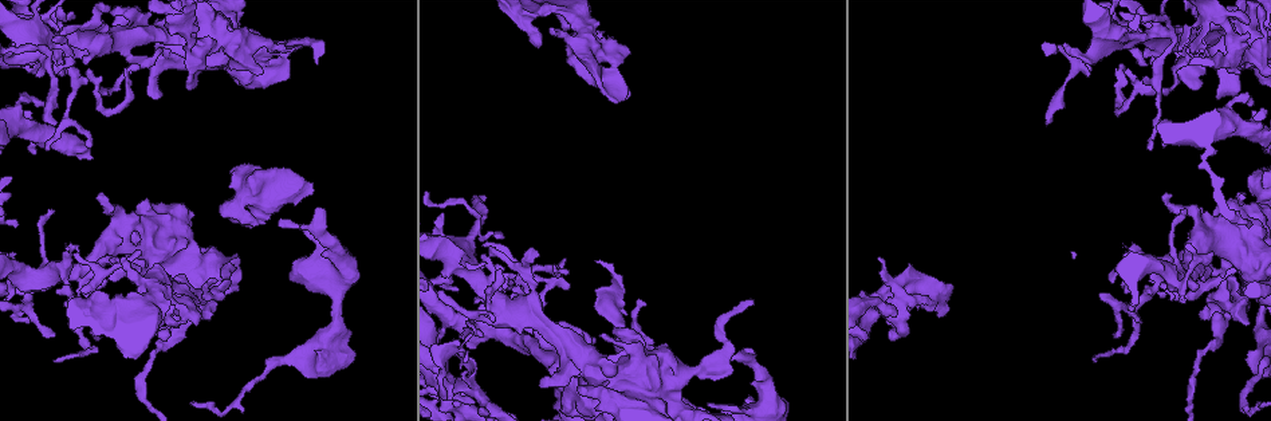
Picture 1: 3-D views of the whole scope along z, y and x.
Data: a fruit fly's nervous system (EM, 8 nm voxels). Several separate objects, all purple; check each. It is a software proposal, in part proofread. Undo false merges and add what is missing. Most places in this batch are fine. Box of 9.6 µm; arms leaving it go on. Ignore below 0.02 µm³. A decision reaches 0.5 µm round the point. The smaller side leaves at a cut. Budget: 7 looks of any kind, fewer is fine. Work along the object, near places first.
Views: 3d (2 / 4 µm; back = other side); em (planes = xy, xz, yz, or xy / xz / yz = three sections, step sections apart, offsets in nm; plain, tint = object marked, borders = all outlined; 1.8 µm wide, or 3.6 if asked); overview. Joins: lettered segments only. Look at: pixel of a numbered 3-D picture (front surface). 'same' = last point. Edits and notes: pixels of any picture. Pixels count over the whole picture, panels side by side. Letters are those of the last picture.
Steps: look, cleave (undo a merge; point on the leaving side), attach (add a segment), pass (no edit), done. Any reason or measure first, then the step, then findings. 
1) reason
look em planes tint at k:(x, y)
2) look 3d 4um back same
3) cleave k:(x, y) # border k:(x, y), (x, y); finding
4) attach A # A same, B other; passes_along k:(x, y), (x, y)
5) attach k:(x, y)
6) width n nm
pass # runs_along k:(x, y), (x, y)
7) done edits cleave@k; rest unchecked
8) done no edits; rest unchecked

three arms meet
look 3d 4um at 1:(1237, 55)

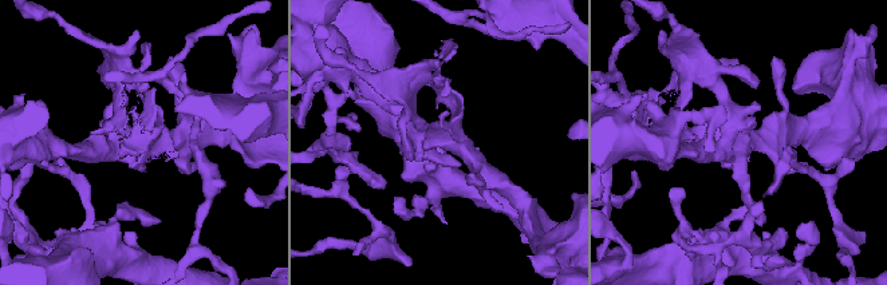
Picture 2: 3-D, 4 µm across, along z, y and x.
now the EM
look em planes tint at 2:(129, 134)

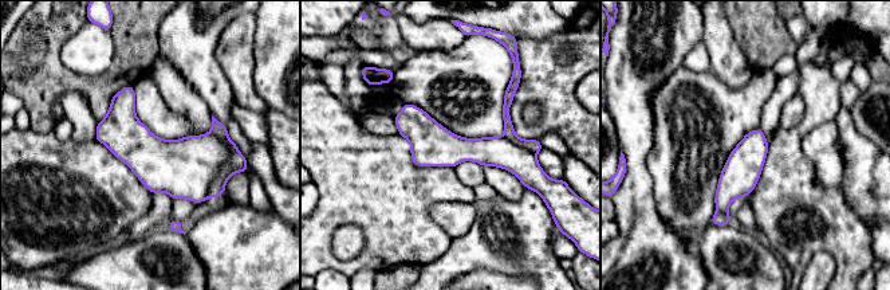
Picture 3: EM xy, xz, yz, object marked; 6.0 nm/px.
look em planes borders same

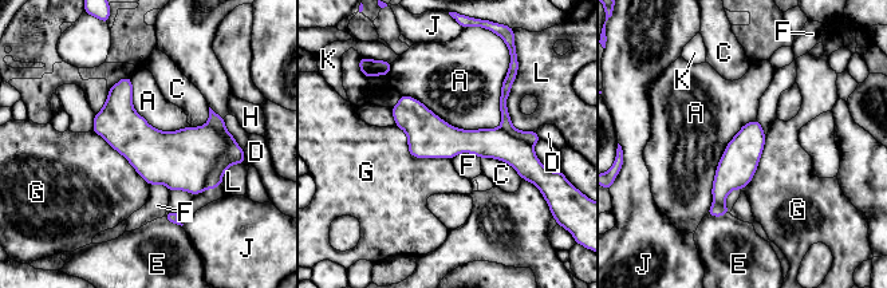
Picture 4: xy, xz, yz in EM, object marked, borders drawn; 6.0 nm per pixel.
pass # A other, C other, D other, E other, F other, G other, H other, J other, K other, L other; border 4:(508, 71), (497, 127), (402, 94); continuous, no second cell

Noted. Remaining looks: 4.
look em xy step 4 tint at 1:(1237, 305)

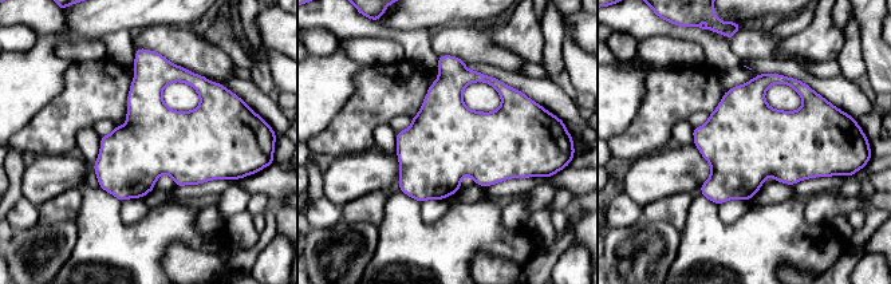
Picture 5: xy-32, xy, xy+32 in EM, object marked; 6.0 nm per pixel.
look em planes tint same

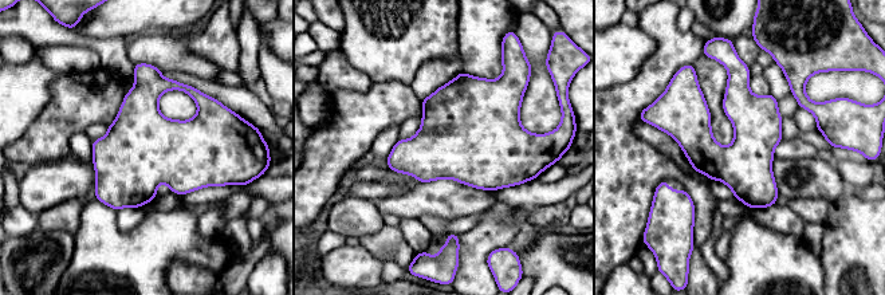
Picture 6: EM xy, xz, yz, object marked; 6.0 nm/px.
what lies round it
look em planes borders same

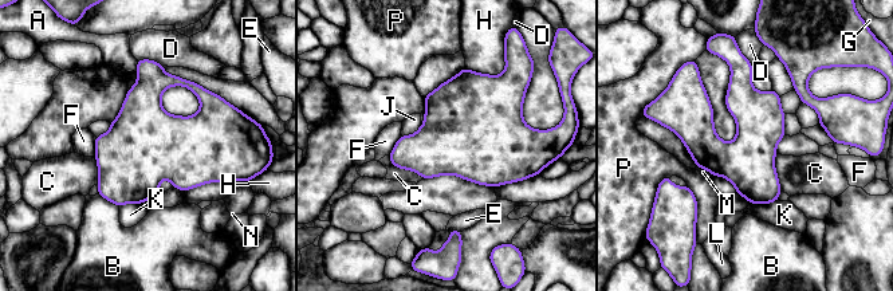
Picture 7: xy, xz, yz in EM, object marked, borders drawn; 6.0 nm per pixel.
pass # A other, B other, C other, D other, E other, F other, G other, H other, J other, K other, L other, M other, N other, P other; one cell here

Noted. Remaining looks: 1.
branch stops here
look em planes borders at 1:(34, 292)

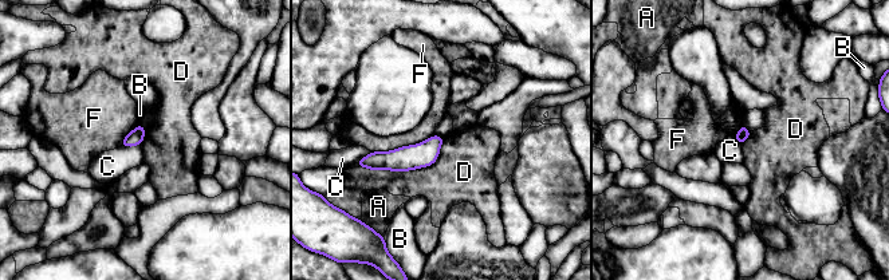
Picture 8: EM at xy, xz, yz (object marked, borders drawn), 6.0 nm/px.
pass # A other, B other, C other, D other, F other; runs_along 8:(439, 140), (421, 156), (364, 161); none of them fits

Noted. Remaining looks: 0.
done no edits; rest unchecked

